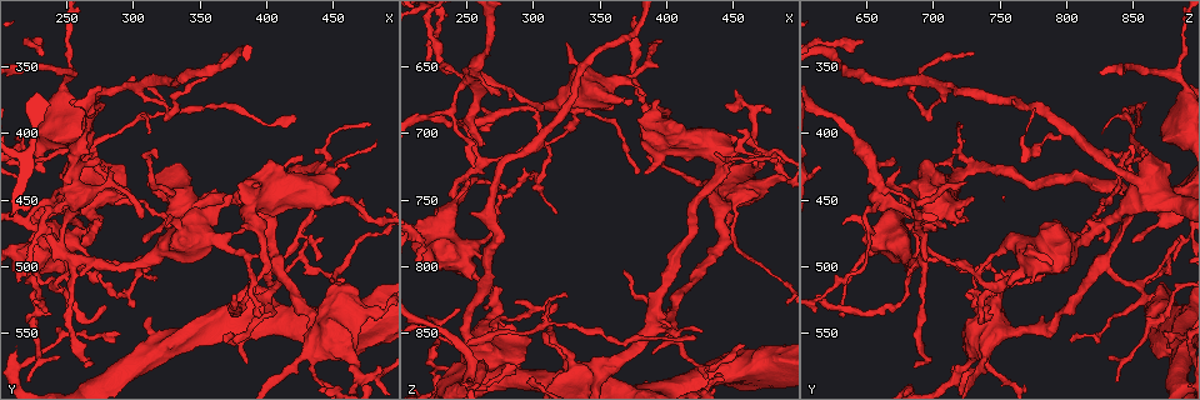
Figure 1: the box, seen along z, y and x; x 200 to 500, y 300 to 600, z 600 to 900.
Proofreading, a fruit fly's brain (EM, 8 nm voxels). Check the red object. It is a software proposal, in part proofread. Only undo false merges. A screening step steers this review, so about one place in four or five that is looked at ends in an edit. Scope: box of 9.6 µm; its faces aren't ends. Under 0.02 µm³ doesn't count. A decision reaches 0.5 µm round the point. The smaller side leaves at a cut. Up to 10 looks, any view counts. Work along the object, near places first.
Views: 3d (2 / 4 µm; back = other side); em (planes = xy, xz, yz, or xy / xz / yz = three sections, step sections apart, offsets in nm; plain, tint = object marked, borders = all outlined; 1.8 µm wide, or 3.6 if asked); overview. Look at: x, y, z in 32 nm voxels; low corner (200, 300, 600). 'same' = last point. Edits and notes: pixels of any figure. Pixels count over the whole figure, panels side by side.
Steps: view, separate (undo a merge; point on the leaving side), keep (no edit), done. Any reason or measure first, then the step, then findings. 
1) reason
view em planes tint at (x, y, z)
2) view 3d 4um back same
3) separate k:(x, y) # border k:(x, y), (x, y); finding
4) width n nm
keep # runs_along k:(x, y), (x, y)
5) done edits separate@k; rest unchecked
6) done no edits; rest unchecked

three arms meet
view 3d 4um back at (406, 498, 822)

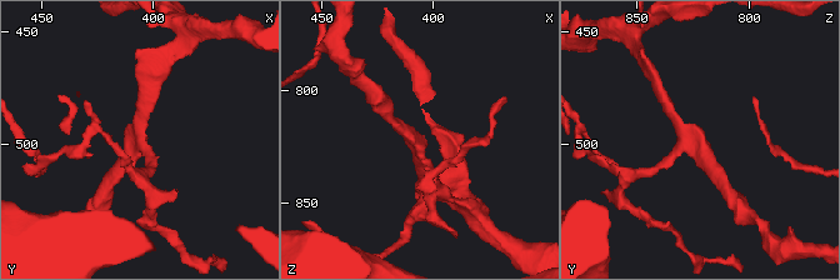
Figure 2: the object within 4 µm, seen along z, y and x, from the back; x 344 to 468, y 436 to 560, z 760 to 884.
arms 3
view em yz step 16 tint at (407, 498, 823)

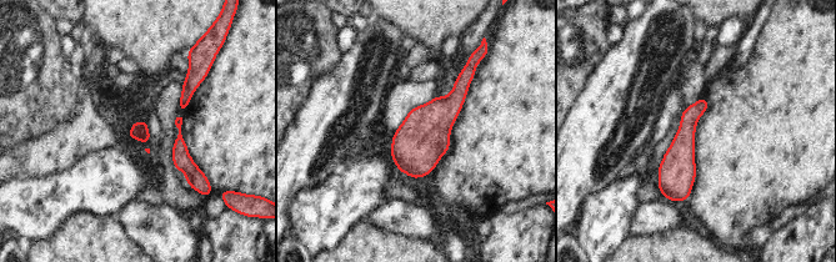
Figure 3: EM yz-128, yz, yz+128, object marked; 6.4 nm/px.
keep # runs_along 3:(702, 101), (689, 117), (674, 197); all the same neuron

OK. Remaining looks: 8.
sharp bend
view em 3.6um planes tint at (330, 446, 878)

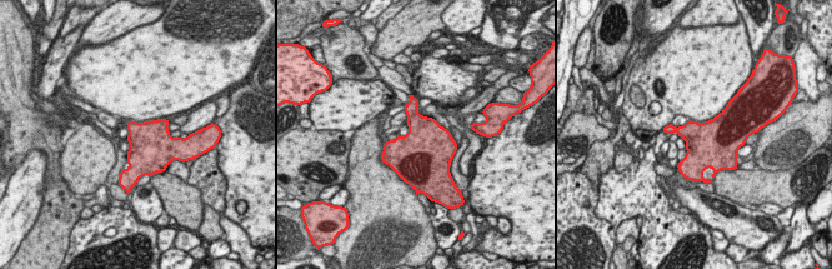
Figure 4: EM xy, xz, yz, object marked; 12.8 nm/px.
keep # all the same neuron

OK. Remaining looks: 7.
three arms meet
view 3d 4um at (250, 506, 734)

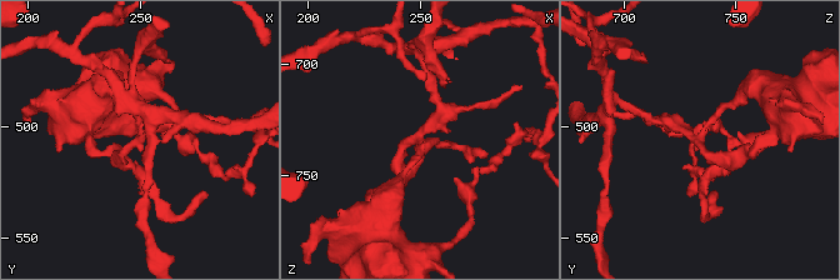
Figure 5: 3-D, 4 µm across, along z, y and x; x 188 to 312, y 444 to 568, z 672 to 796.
shape alone is not enough
view em yz step 4 plain at (251, 506, 731)

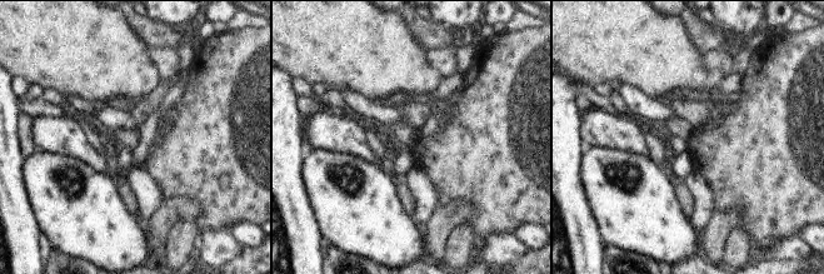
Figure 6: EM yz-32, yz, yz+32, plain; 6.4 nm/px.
where the object lies
view em yz step 4 tint same

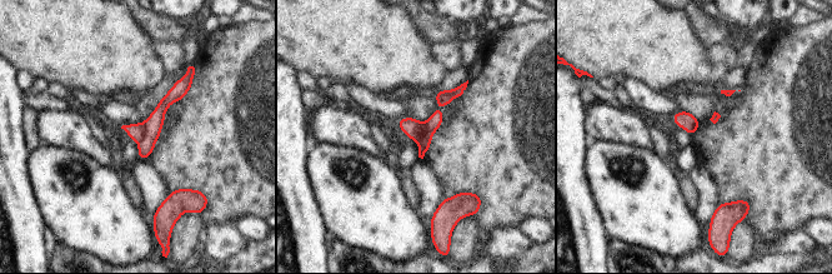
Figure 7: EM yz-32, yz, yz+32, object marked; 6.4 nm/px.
separate 7:(136, 131) # border 7:(144, 123), (145, 131), (138, 142); a second neuron is stuck on

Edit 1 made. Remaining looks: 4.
see it whole again
view overview

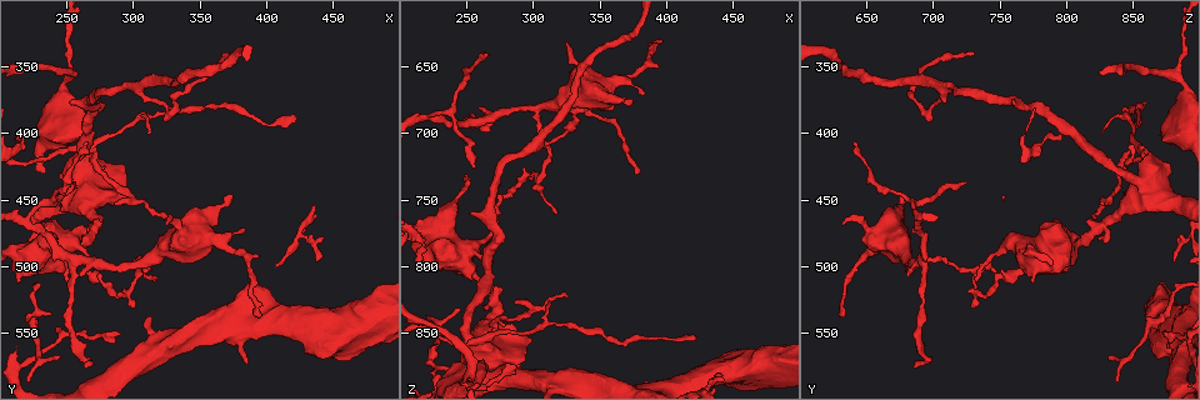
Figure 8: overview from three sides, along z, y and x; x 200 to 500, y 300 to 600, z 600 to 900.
four arms meet
view em planes tint at (264, 410, 852)

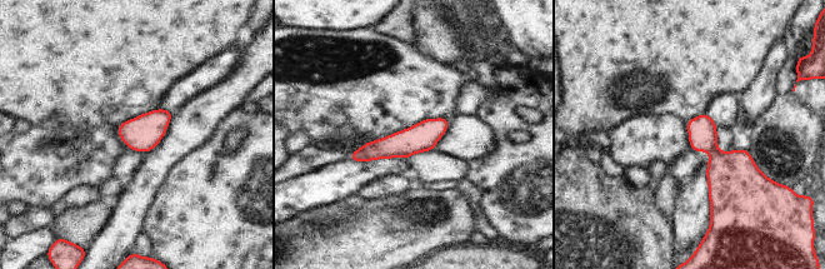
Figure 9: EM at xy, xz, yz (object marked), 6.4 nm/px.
separate 9:(703, 137) # border 9:(716, 149), (710, 152); a second neuron is stuck on

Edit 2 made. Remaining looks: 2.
done edits separate@7, separate@9; rest unchecked

